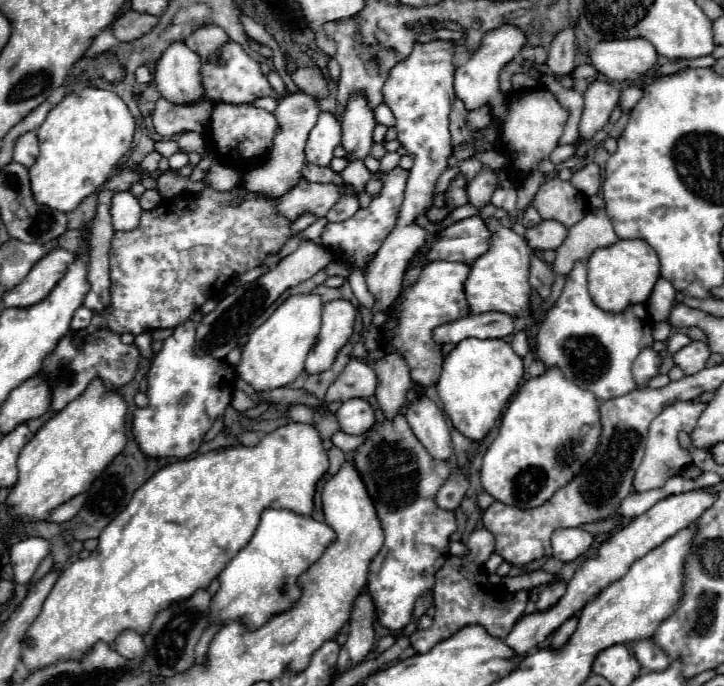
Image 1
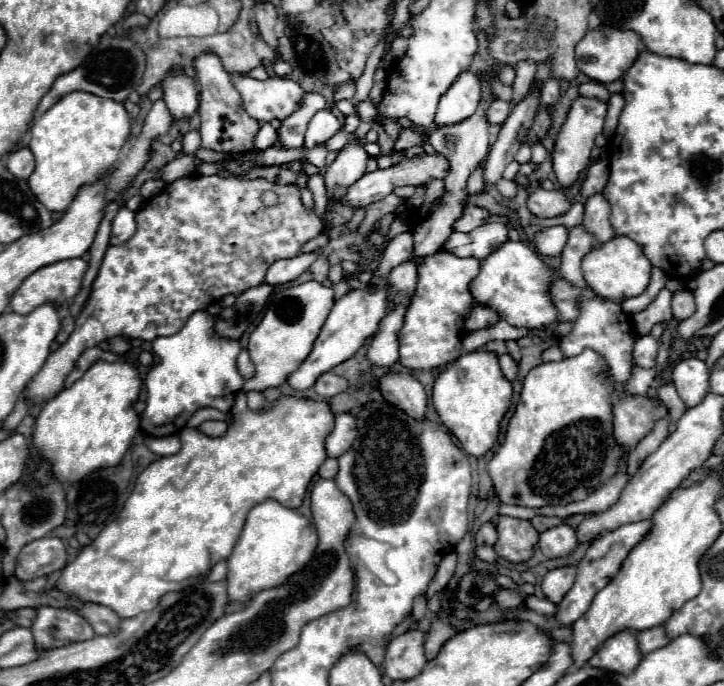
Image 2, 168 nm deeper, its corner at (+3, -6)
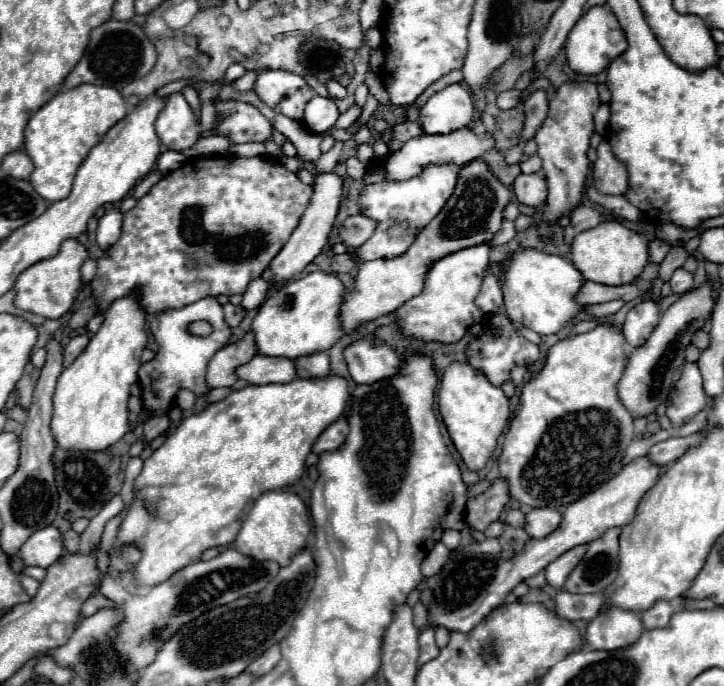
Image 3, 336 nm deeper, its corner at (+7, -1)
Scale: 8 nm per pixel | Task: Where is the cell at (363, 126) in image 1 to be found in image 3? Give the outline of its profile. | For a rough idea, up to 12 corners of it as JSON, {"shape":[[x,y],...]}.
{"shape":[[337,173],[315,179],[299,227],[263,271],[295,279],[321,253],[341,203]]}

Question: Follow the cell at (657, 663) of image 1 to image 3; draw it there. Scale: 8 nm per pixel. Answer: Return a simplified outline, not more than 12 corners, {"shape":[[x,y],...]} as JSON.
{"shape":[[659,599],[641,613],[645,629],[665,627],[675,607]]}

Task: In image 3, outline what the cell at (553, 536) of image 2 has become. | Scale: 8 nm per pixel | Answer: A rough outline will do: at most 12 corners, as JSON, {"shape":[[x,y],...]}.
{"shape":[[537,507],[525,515],[529,537],[541,539],[561,523],[561,513]]}

